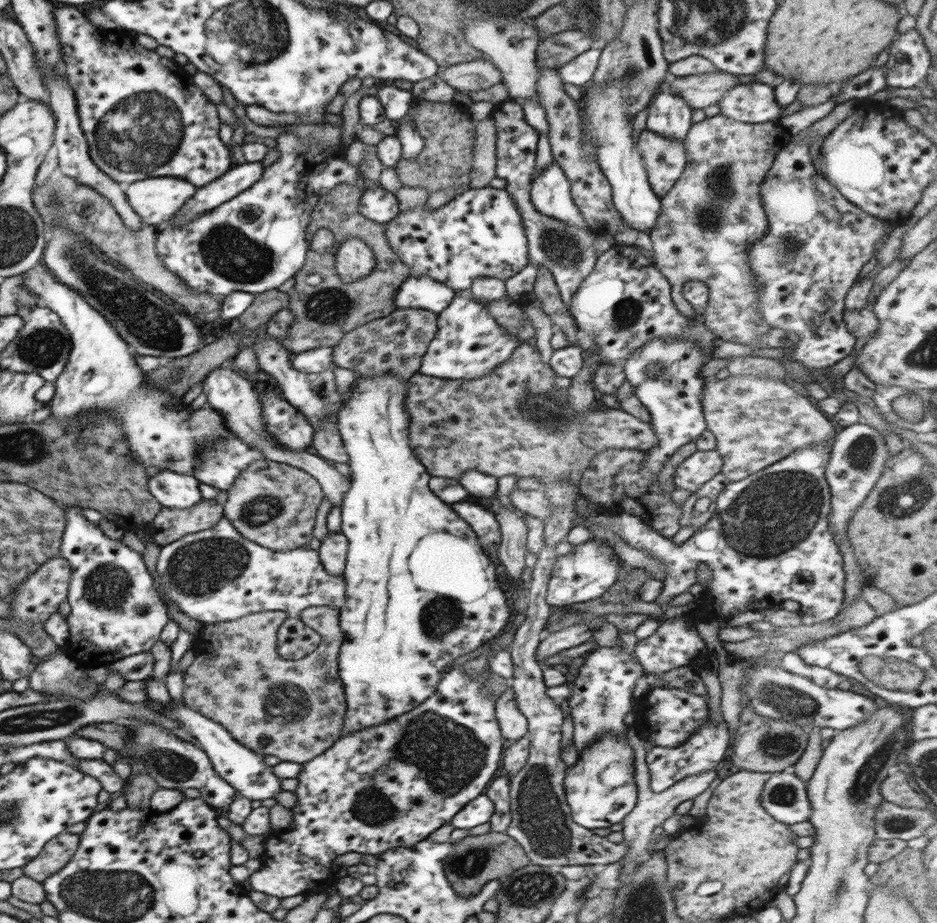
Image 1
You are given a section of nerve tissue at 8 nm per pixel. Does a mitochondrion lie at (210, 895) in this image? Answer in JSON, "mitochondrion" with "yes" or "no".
{"mitochondrion":"no"}

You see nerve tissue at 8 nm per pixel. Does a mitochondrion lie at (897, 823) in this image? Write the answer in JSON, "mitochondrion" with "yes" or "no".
{"mitochondrion":"yes"}

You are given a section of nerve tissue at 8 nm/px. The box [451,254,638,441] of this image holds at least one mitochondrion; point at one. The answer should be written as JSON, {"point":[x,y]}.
{"point":[543,412]}

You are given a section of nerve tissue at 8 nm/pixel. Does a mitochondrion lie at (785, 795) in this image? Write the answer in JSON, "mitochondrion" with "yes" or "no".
{"mitochondrion":"yes"}

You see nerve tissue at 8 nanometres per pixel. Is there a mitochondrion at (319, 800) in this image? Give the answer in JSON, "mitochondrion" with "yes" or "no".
{"mitochondrion":"no"}

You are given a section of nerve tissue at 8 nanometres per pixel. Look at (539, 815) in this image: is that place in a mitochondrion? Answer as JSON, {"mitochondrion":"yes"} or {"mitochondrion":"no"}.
{"mitochondrion":"yes"}

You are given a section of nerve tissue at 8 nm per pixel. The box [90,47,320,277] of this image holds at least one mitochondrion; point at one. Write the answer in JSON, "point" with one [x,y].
{"point":[135,130]}

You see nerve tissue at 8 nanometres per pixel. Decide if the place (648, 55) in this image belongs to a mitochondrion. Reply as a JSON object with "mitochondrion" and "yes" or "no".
{"mitochondrion":"no"}

